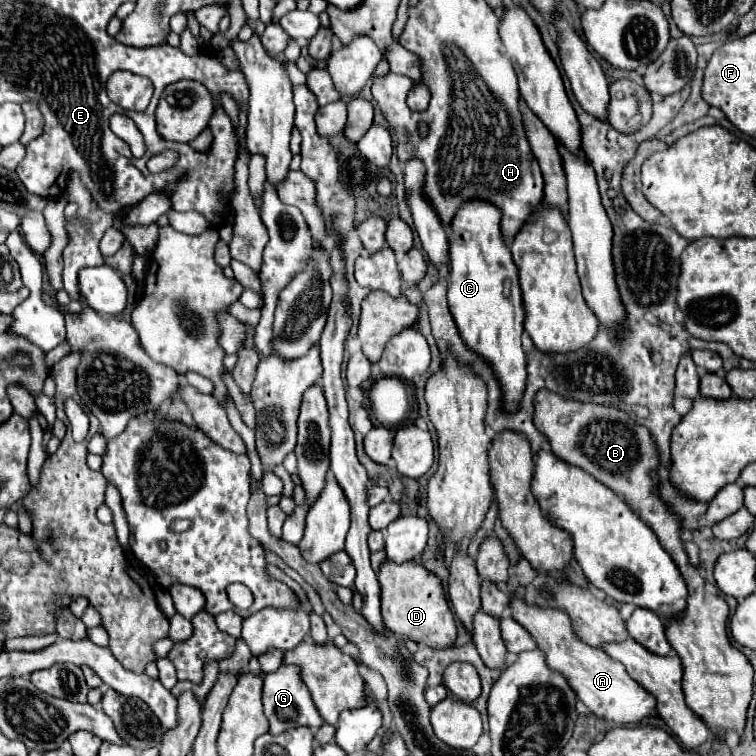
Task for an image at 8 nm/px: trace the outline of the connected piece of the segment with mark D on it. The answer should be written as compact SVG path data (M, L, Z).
M385 560L379 566L377 578L381 582L381 612L387 630L435 650L447 648L455 642L455 620L447 606L441 580L435 574L427 572L421 564L415 562L395 564L391 560Z

